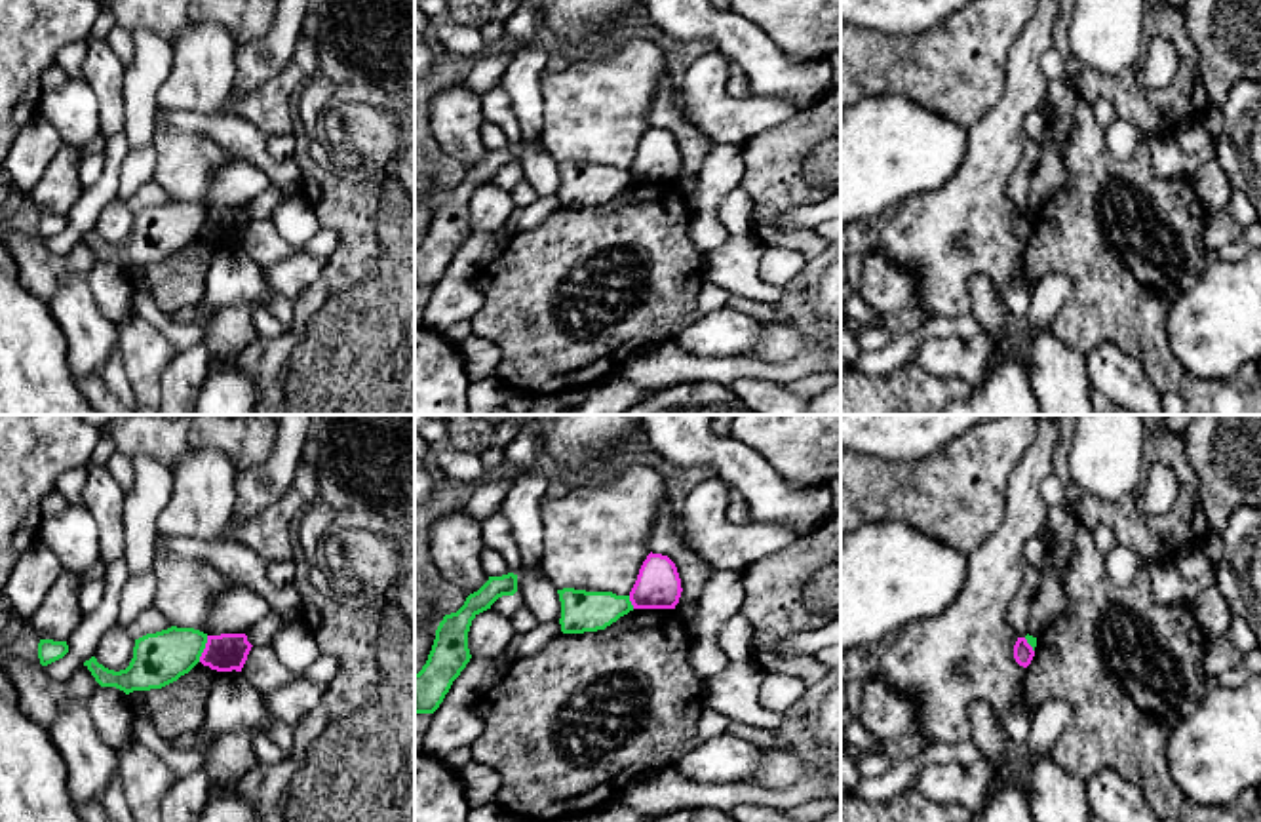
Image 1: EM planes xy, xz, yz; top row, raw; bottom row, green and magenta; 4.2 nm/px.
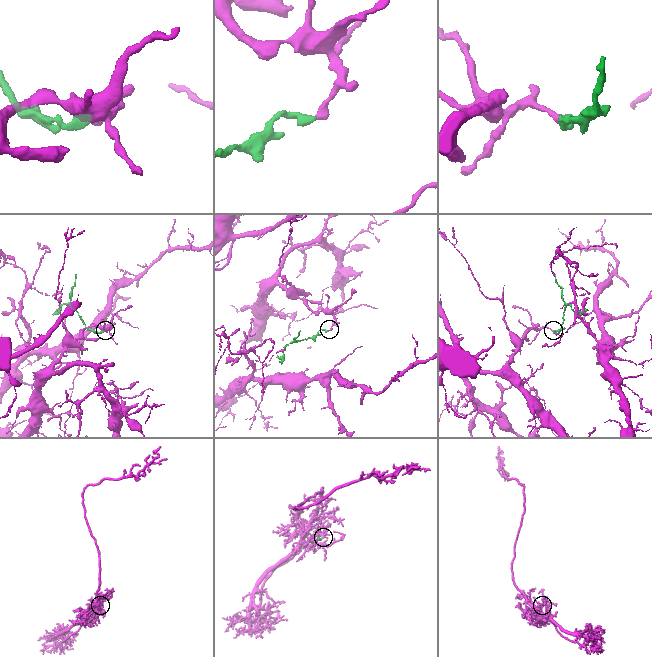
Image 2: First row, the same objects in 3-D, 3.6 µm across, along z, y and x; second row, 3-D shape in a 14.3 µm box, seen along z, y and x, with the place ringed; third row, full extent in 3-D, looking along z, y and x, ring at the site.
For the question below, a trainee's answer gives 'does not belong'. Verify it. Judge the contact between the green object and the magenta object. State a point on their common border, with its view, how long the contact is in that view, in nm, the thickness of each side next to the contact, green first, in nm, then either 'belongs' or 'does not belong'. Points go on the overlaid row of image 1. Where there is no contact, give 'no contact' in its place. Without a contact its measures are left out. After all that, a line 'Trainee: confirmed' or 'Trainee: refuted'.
meets green in xy at (204, 647); contact 120 nm long; 220 nm thick on the green side, 160 nm on the other; does not belong
Trainee: confirmed

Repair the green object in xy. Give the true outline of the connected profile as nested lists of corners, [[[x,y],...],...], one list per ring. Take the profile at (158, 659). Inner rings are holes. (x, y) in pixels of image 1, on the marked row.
[[[171,626],[135,639],[133,658],[126,670],[108,670],[95,656],[86,660],[84,666],[101,687],[116,687],[126,695],[162,689],[200,662],[205,643],[207,634]]]

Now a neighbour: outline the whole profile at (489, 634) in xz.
[[[487,609],[472,620],[468,632],[468,649],[472,658],[495,658],[500,656],[515,630],[508,616]]]

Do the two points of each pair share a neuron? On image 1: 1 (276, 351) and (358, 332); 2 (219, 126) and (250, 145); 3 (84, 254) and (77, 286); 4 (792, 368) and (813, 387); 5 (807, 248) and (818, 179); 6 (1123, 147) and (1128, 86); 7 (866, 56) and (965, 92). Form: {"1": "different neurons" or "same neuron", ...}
{"1": "same neuron", "2": "same neuron", "3": "different neurons", "4": "different neurons", "5": "same neuron", "6": "different neurons", "7": "same neuron"}

